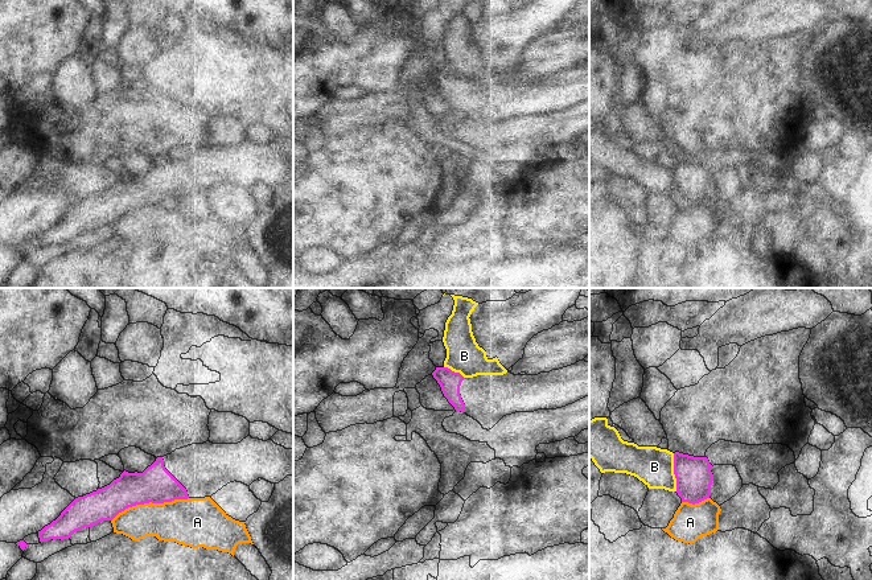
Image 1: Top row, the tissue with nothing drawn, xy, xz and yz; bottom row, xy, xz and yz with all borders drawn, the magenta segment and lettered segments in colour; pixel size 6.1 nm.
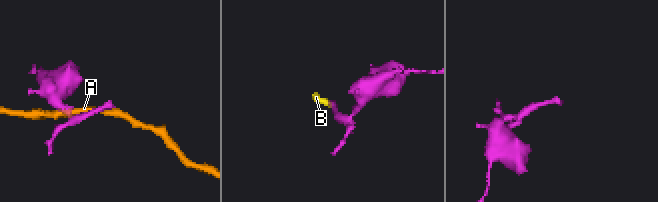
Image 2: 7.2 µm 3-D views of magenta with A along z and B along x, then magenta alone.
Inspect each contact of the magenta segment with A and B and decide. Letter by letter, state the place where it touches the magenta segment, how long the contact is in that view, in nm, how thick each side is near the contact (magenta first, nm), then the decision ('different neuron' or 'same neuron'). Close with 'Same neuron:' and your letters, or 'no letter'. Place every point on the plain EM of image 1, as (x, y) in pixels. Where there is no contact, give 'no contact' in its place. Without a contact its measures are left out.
A: contact xy (149, 205); length 500 nm; calibres 220 and 280 nm; different neuron
B: contact yz (674, 176); length 240 nm; calibres 220 and 240 nm; different neuron
Same neuron: no letter

